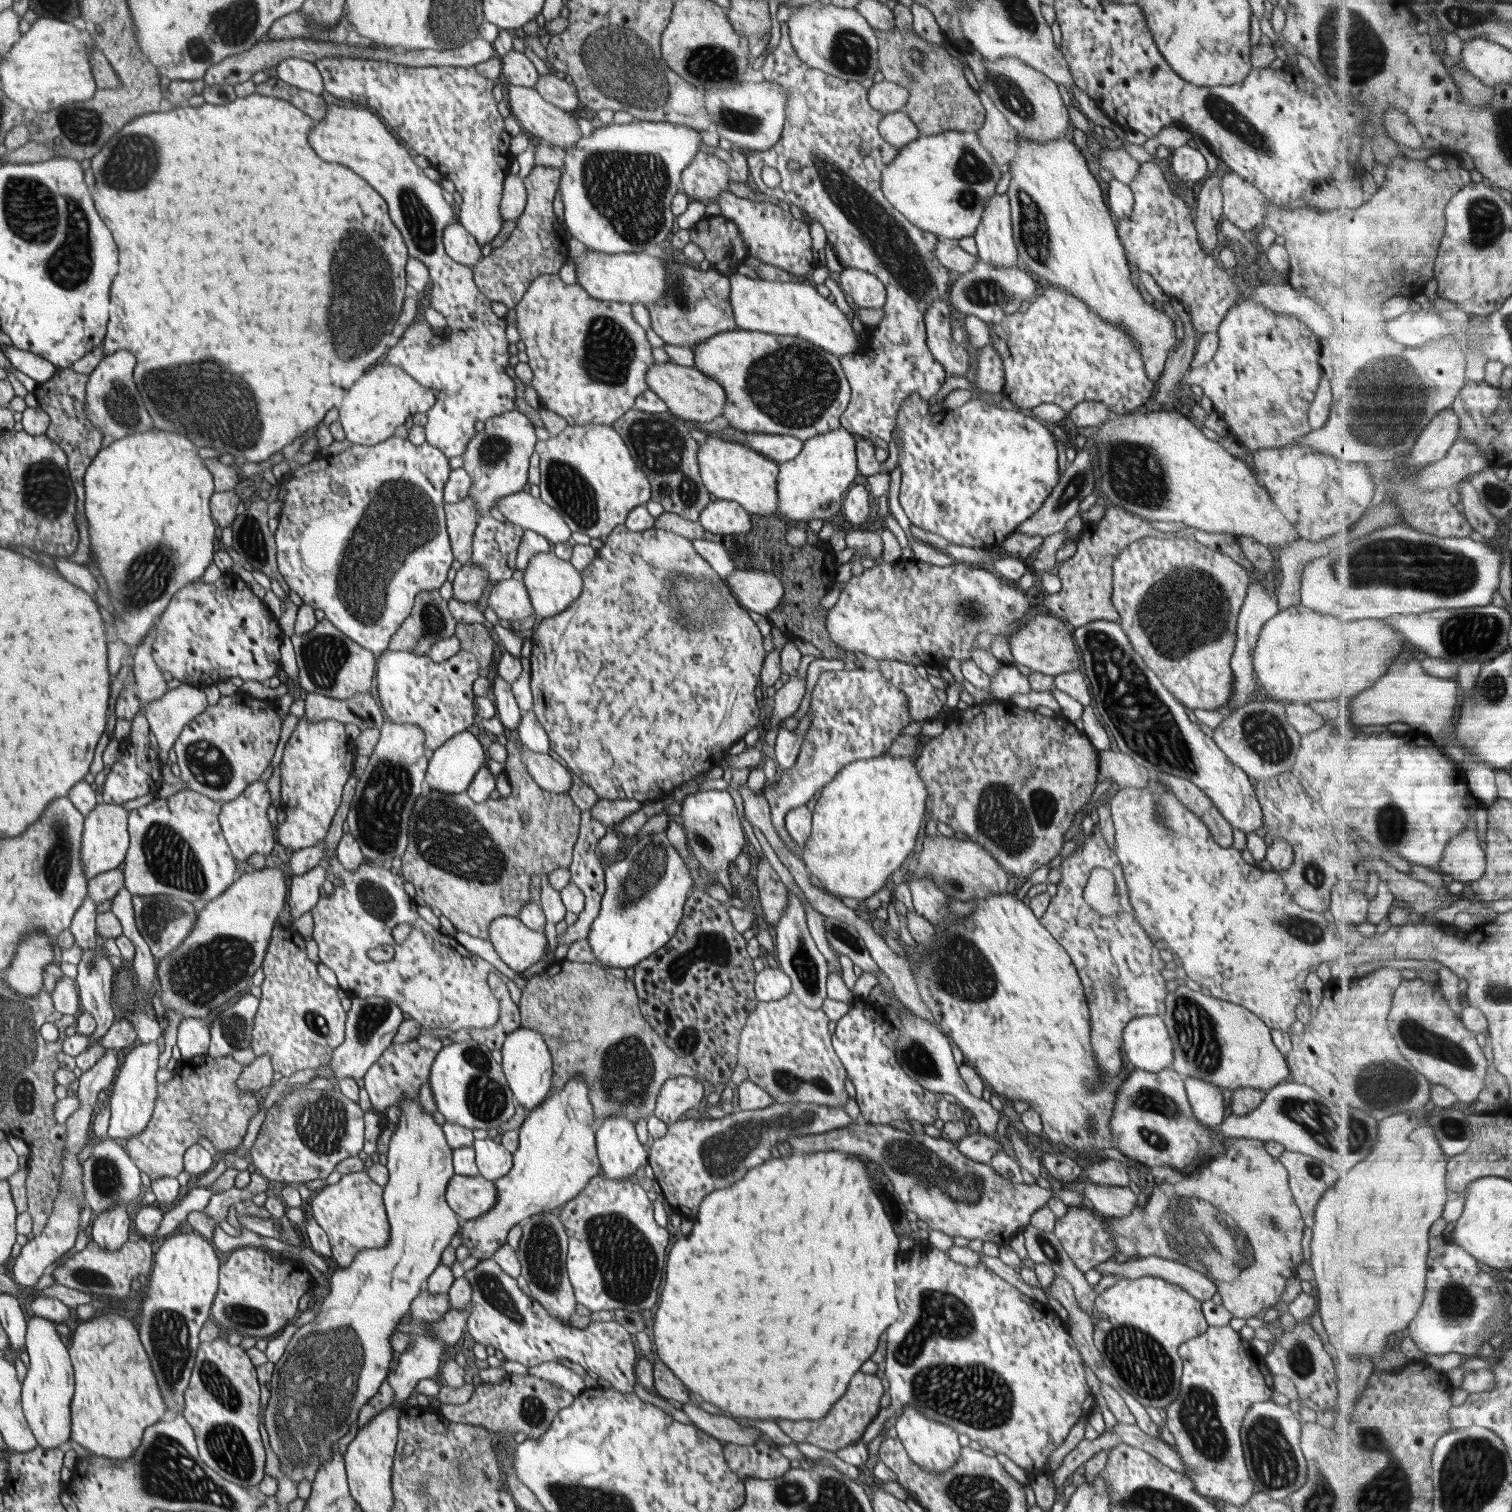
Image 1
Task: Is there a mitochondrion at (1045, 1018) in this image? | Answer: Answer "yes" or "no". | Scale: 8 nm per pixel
no

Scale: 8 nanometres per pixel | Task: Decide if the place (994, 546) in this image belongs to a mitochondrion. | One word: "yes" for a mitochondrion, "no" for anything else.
no

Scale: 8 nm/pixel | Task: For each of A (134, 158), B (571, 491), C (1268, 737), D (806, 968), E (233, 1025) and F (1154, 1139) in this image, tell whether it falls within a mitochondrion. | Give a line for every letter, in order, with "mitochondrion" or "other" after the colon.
A: mitochondrion
B: mitochondrion
C: mitochondrion
D: mitochondrion
E: mitochondrion
F: mitochondrion

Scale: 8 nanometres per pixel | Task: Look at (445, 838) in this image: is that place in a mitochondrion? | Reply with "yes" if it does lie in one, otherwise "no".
yes

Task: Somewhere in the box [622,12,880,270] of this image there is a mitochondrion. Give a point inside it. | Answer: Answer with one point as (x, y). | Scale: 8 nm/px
(711, 63)

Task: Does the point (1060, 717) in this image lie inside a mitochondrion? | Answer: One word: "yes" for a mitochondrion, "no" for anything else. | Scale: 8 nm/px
no

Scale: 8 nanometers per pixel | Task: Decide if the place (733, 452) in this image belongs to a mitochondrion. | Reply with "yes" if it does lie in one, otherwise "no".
no

